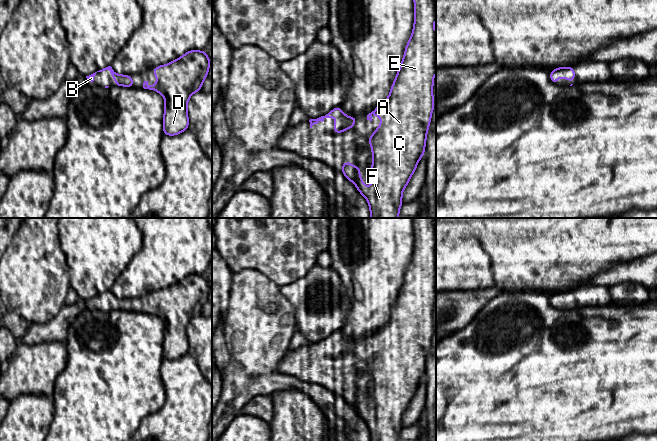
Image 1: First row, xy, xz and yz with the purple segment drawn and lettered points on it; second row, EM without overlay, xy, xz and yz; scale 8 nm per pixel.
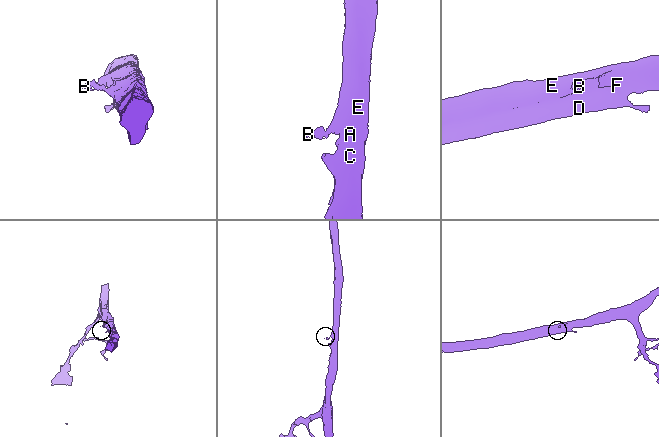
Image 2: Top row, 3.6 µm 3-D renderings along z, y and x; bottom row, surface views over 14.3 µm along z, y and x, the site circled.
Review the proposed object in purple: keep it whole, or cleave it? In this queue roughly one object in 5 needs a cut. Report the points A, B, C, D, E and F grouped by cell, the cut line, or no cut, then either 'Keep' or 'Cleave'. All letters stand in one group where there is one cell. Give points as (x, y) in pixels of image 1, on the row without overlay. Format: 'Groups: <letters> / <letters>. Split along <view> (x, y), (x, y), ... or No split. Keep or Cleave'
Groups: A B C D E F. No split. Keep

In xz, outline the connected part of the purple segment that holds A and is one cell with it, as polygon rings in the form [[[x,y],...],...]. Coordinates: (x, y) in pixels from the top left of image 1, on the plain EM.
[[[413,218],[414,222],[414,251],[412,259],[406,269],[404,281],[396,302],[392,308],[388,322],[371,337],[367,344],[372,345],[372,339],[381,342],[381,349],[367,364],[372,371],[371,399],[374,406],[364,413],[364,405],[360,401],[360,390],[354,391],[349,385],[345,385],[341,394],[345,401],[354,406],[357,414],[363,419],[370,430],[370,441],[398,441],[402,430],[402,417],[413,399],[417,388],[425,377],[425,368],[431,339],[434,333],[433,305],[436,296],[436,260],[435,240],[436,224],[433,218]]]

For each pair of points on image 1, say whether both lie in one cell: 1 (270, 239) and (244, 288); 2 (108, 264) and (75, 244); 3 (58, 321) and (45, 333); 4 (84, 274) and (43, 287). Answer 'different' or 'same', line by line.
1: different
2: same
3: same
4: different

